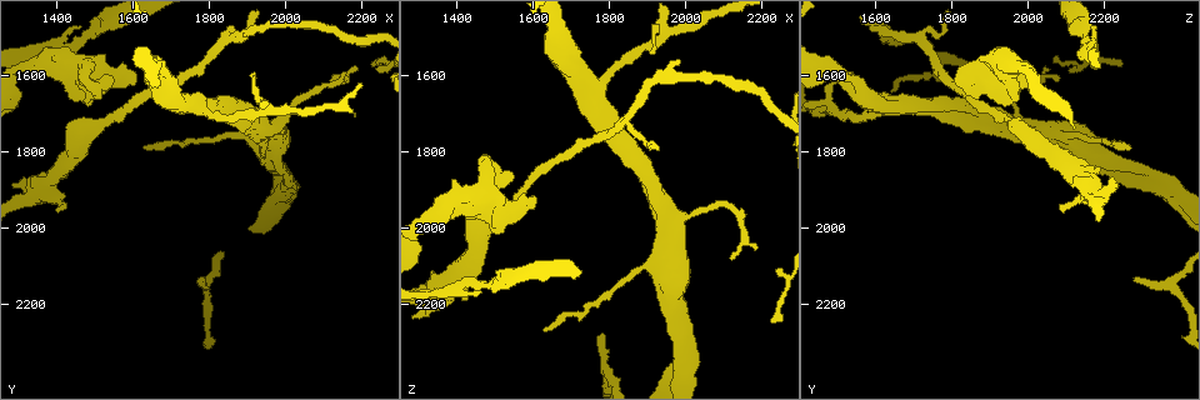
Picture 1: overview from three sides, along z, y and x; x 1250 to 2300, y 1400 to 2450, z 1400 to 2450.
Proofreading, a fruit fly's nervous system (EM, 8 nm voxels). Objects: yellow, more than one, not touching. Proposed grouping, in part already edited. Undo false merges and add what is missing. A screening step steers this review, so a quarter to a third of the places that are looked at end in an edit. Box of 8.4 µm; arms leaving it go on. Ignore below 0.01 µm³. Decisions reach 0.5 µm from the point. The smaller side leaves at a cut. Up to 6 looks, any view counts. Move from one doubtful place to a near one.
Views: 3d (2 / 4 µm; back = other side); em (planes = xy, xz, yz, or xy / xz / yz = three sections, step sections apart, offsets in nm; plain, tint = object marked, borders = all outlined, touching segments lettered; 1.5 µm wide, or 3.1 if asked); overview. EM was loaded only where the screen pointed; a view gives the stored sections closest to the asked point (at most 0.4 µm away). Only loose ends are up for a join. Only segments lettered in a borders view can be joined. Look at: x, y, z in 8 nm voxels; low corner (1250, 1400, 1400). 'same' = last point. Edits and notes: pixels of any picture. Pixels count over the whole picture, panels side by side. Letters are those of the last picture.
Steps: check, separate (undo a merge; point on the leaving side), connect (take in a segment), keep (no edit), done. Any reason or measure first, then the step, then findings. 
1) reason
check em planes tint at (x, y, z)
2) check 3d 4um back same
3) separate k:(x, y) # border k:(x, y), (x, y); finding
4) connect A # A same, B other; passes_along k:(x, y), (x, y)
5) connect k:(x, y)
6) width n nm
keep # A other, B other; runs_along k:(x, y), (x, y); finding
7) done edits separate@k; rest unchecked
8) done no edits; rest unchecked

check em xz step 4 borders at (1415, 1940, 2075)

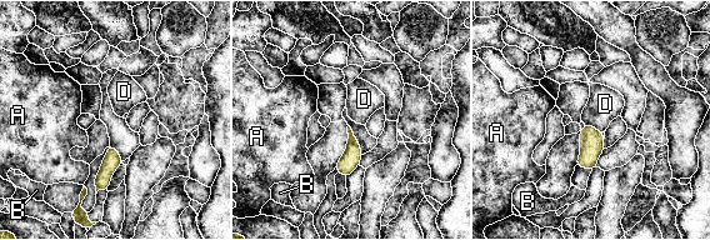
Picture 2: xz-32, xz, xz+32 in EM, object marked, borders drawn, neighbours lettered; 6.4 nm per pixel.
width 70 nm
keep # A other, B other, D other; border 2:(585, 124), (589, 124), (600, 133); none of them fits

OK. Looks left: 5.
an open end
check em planes borders at (1620, 1785, 2270)

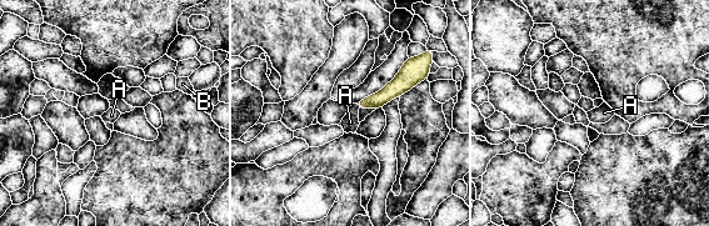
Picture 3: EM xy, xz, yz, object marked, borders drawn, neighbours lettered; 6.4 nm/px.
longest_contact A 40 nm
connect A # A same, B other; passes_along 3:(392, 90), (358, 106), (350, 122); it goes on there

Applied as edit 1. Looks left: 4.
see it whole again
check overview

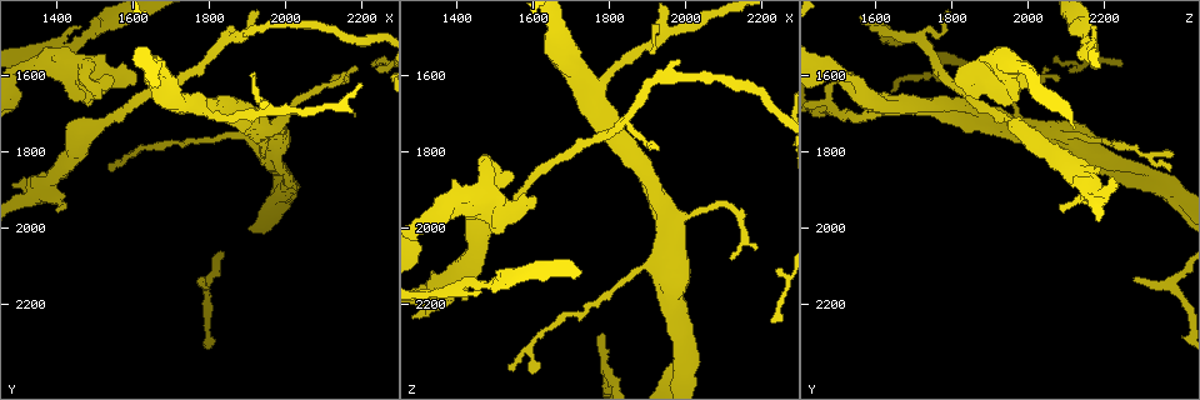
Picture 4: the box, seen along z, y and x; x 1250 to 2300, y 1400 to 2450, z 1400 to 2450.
check em planes borders at (1600, 1620, 1945)

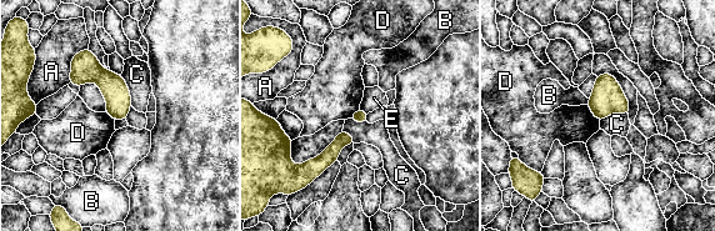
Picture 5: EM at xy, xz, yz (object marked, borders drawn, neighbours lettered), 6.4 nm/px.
longest_contact A 360 nm
keep # A other, B other, C other, D other, E other; runs_along 5:(350, 140), (343, 140), (299, 182); no lettered segment goes on from it

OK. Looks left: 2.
done edits connect@3; rest unchecked

